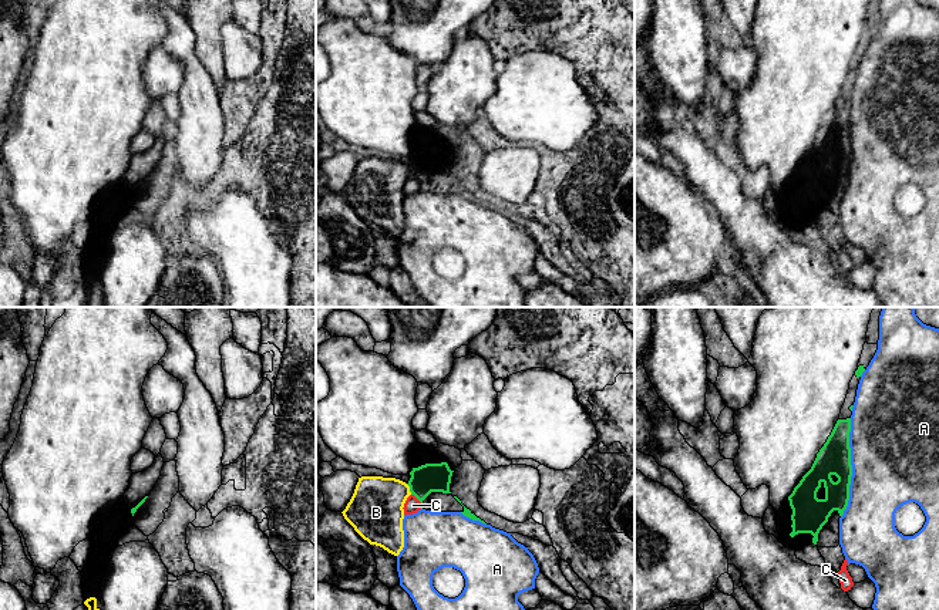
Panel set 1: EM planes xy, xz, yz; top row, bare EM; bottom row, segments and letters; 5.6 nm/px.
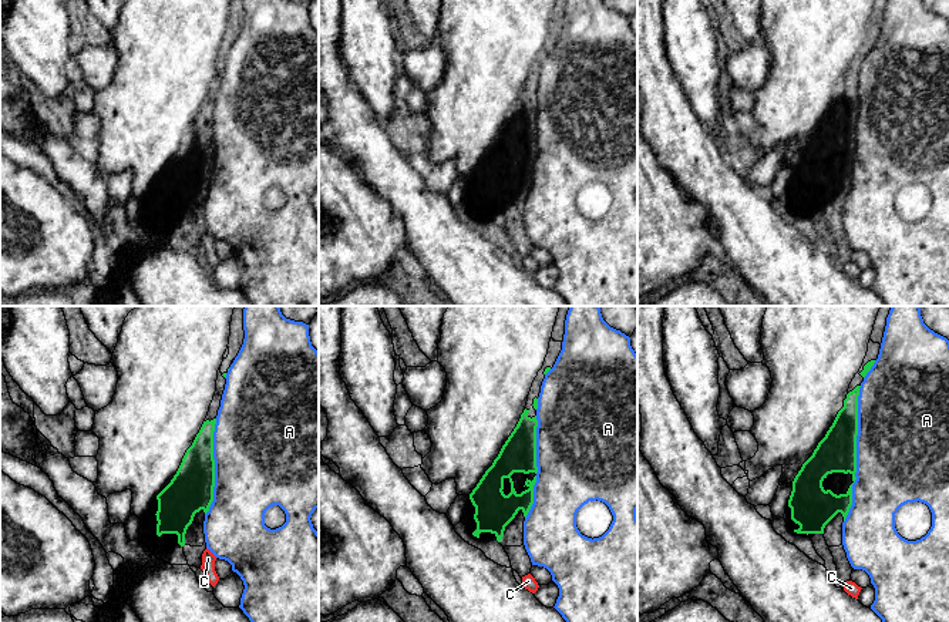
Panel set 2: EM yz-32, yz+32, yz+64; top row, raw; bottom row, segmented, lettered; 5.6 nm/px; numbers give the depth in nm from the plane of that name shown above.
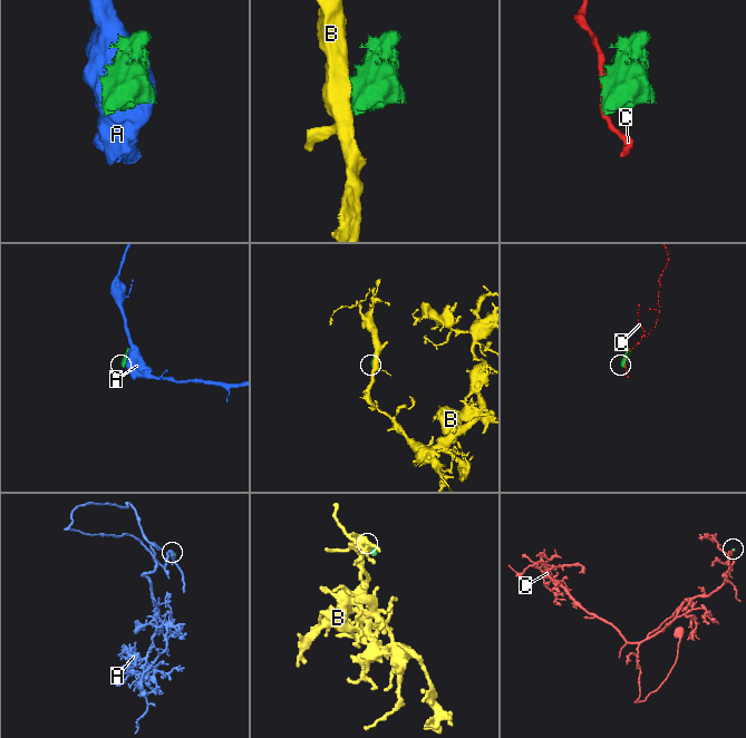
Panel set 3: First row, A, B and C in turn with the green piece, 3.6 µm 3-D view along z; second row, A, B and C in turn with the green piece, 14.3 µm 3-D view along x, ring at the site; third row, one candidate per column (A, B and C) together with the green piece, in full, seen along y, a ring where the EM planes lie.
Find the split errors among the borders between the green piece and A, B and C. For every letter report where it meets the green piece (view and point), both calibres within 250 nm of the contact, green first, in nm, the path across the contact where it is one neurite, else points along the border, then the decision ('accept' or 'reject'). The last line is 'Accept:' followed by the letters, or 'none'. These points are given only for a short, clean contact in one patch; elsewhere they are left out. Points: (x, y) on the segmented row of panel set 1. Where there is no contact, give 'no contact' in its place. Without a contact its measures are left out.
A: meets green in yz at (851, 468); 190 nm thick on the green side, 480 nm on the other; reject
B: meets green in xz at (410, 489); 160 nm thick on the green side, 300 nm on the other; reject
C: meets green in xz at (417, 498); 160 nm thick on the green side, 90 nm on the other; reject
Accept: none

